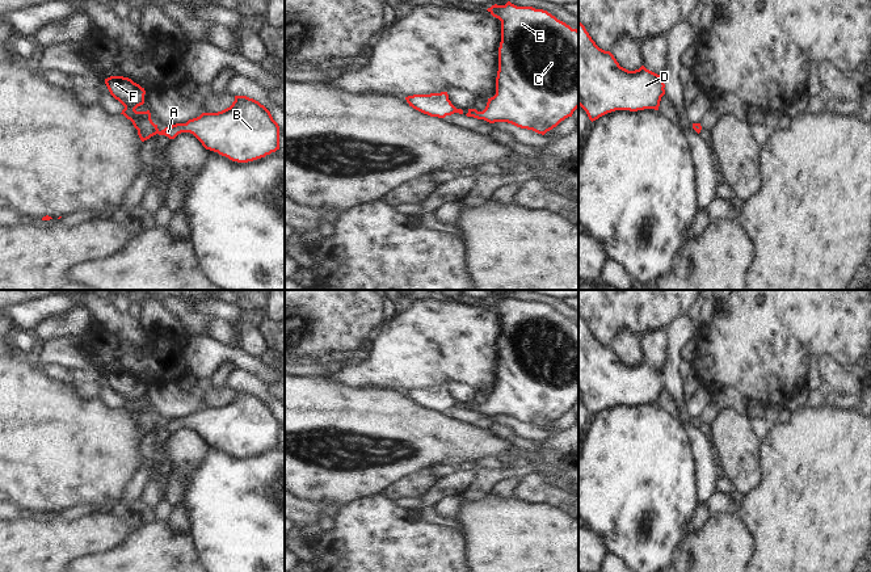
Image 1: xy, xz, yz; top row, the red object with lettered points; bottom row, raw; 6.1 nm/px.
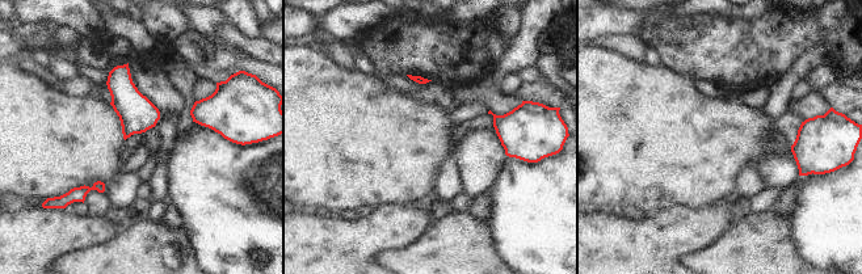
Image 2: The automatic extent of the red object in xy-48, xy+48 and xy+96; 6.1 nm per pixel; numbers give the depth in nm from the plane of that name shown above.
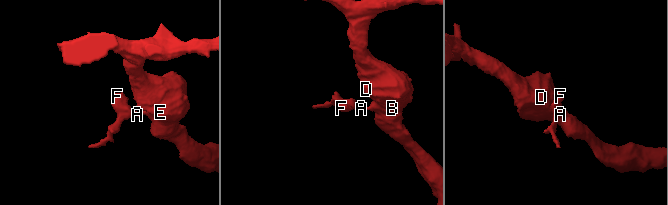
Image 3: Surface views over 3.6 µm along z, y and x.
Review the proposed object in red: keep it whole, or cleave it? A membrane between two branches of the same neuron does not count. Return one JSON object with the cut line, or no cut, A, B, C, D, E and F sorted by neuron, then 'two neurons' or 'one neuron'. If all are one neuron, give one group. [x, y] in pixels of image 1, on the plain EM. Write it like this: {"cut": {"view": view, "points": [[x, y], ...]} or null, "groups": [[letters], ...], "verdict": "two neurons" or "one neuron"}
{"cut": null, "groups": [["A", "B", "C", "D", "E", "F"]], "verdict": "one neuron"}

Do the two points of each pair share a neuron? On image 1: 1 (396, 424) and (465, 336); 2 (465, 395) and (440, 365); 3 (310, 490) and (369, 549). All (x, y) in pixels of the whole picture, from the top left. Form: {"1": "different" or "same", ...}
{"1": "different", "2": "different", "3": "different"}

